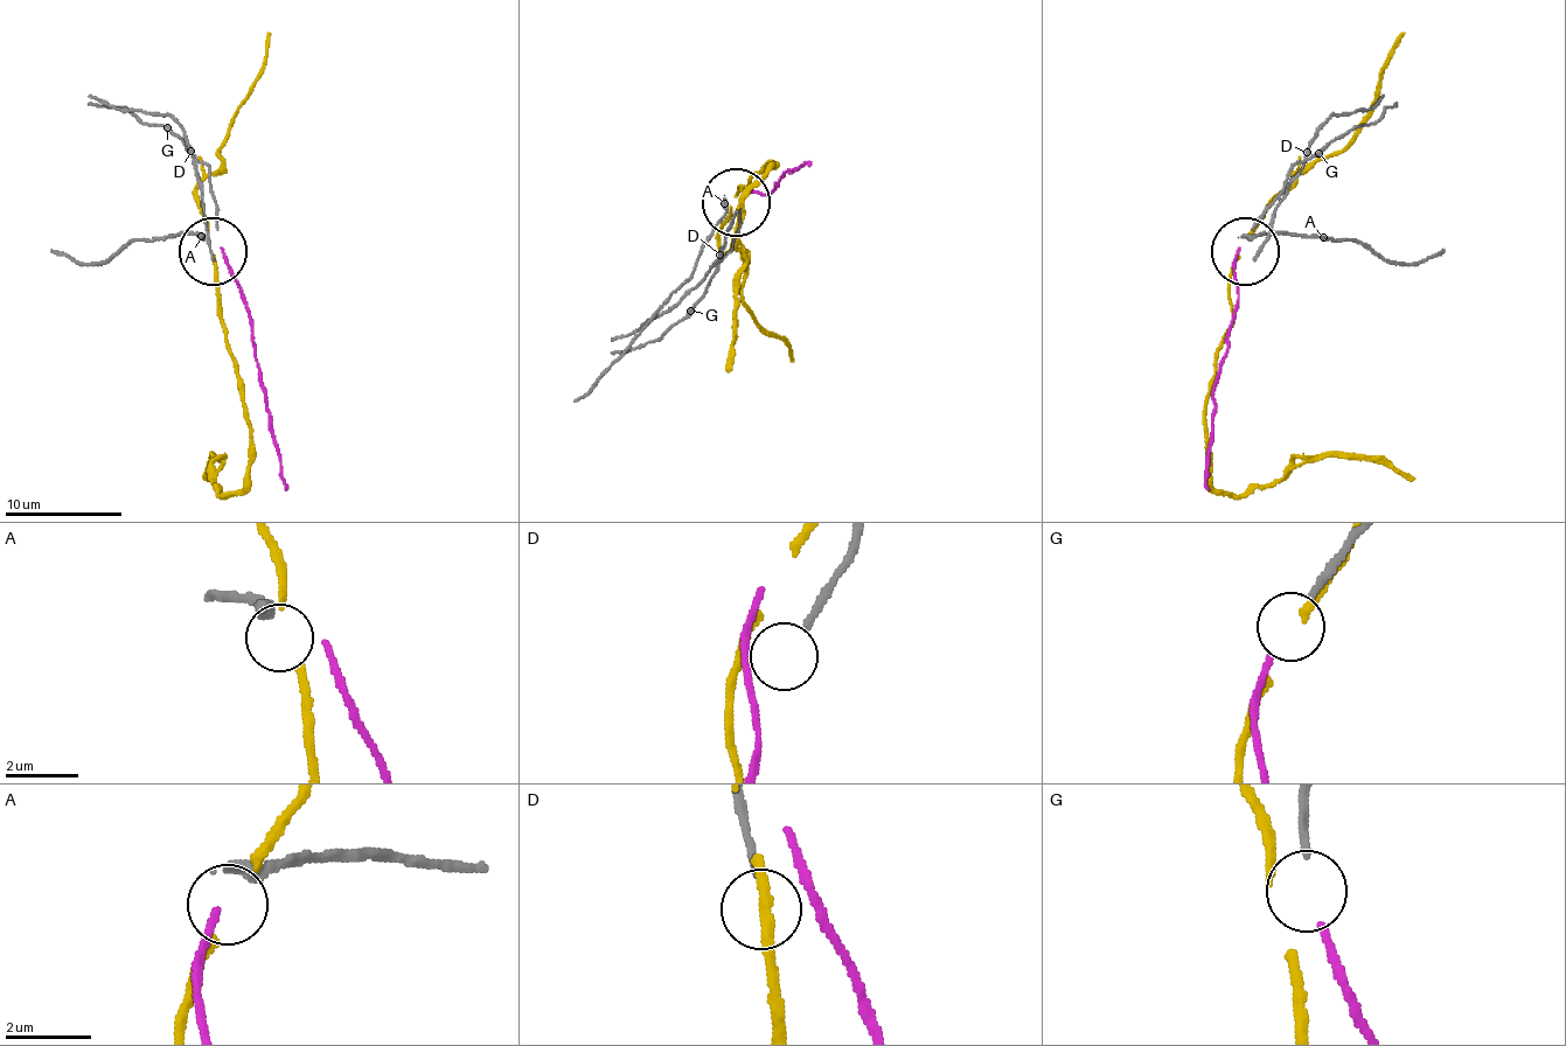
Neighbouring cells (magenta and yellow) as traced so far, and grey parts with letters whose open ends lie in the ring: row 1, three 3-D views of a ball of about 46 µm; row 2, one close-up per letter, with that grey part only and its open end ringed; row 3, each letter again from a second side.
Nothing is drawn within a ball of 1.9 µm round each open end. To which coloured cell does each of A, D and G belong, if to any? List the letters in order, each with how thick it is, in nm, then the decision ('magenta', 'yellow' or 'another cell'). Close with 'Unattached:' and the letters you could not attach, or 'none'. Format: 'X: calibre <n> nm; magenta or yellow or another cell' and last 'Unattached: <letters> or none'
A: calibre 360 nm; another cell
D: calibre 180 nm; another cell
G: calibre 160 nm; magenta
Unattached: A, D

